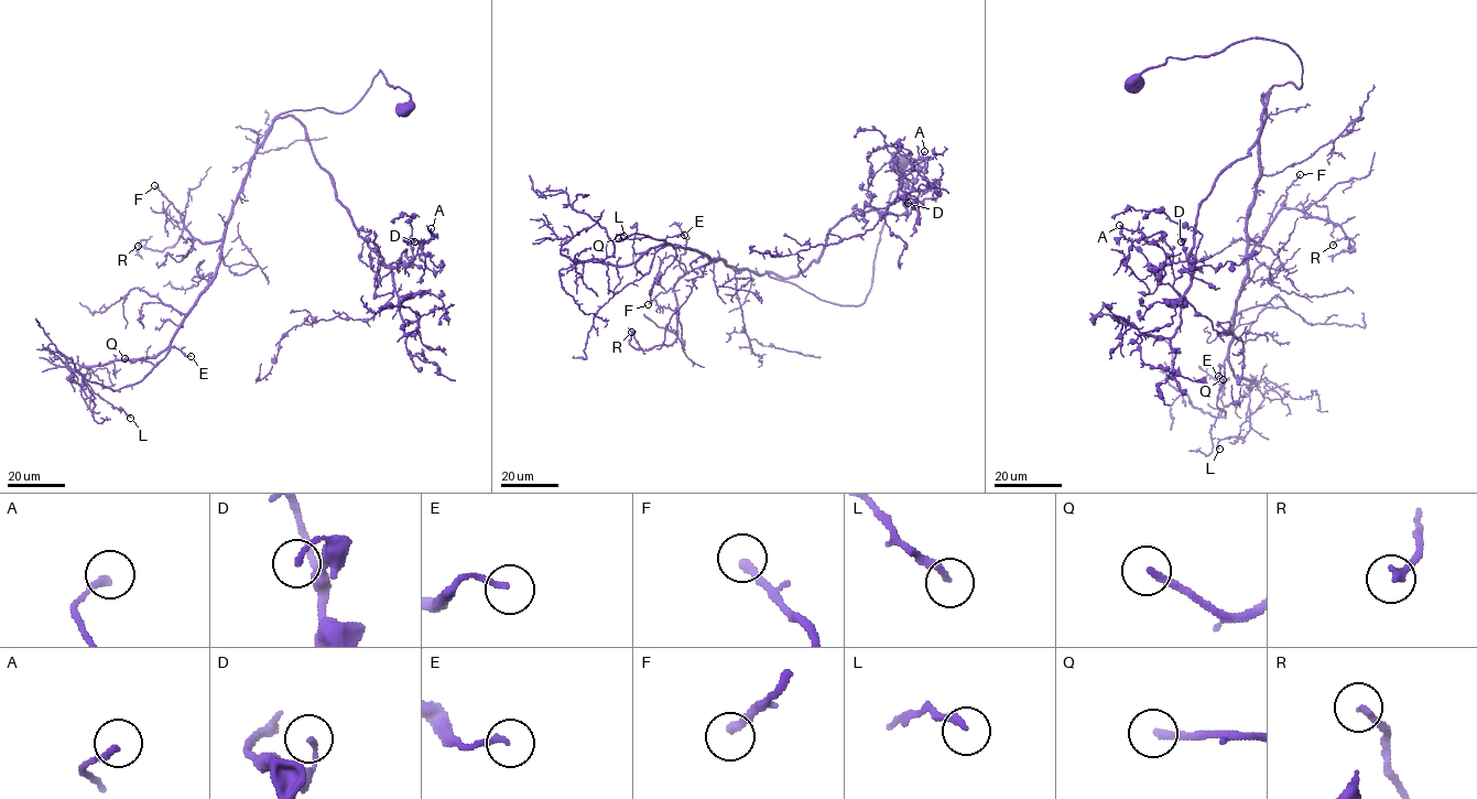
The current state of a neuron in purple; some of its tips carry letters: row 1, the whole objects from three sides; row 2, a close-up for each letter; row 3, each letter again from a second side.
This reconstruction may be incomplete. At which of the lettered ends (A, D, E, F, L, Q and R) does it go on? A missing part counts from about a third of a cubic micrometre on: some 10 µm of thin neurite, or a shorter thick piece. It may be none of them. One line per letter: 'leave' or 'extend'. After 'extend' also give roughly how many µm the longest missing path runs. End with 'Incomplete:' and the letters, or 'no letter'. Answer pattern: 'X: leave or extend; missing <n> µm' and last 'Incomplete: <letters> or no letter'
A: leave
D: leave
E: leave
F: extend; missing 35 µm
L: leave
Q: extend; missing 30 µm
R: leave
Incomplete: F, Q

